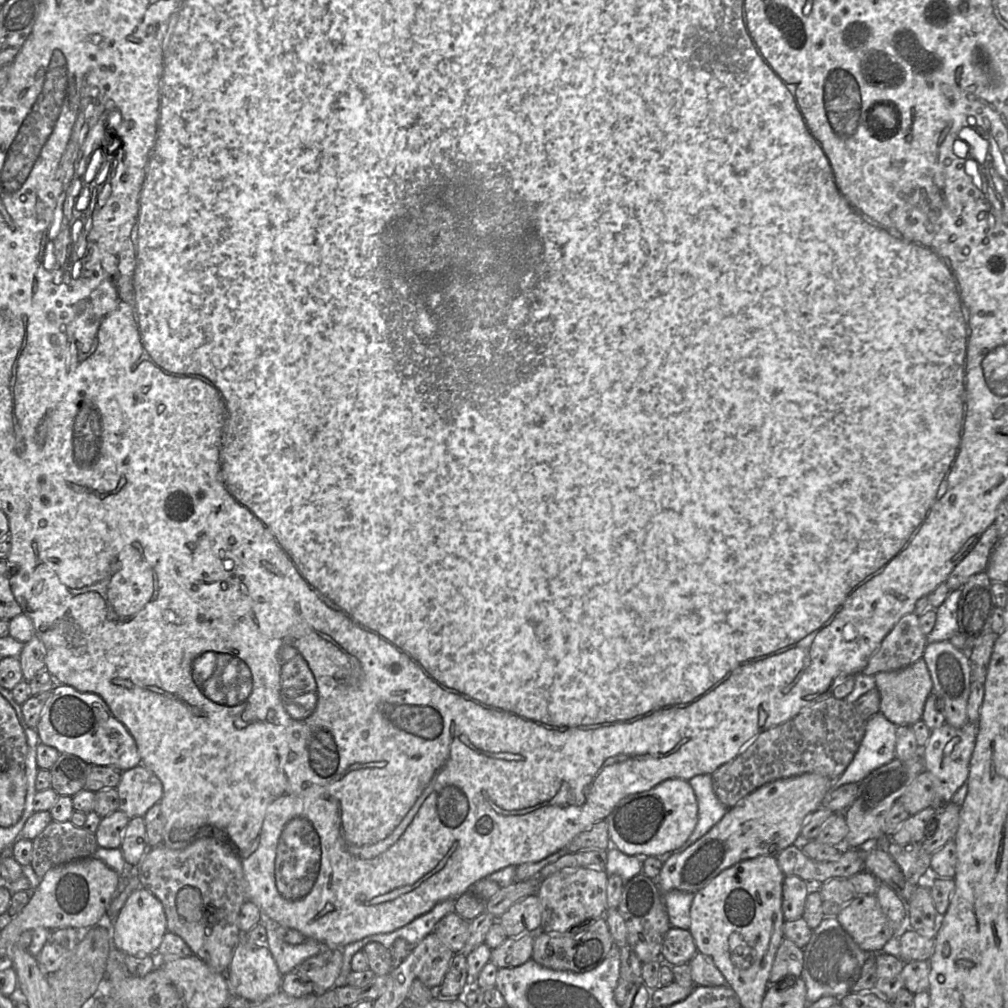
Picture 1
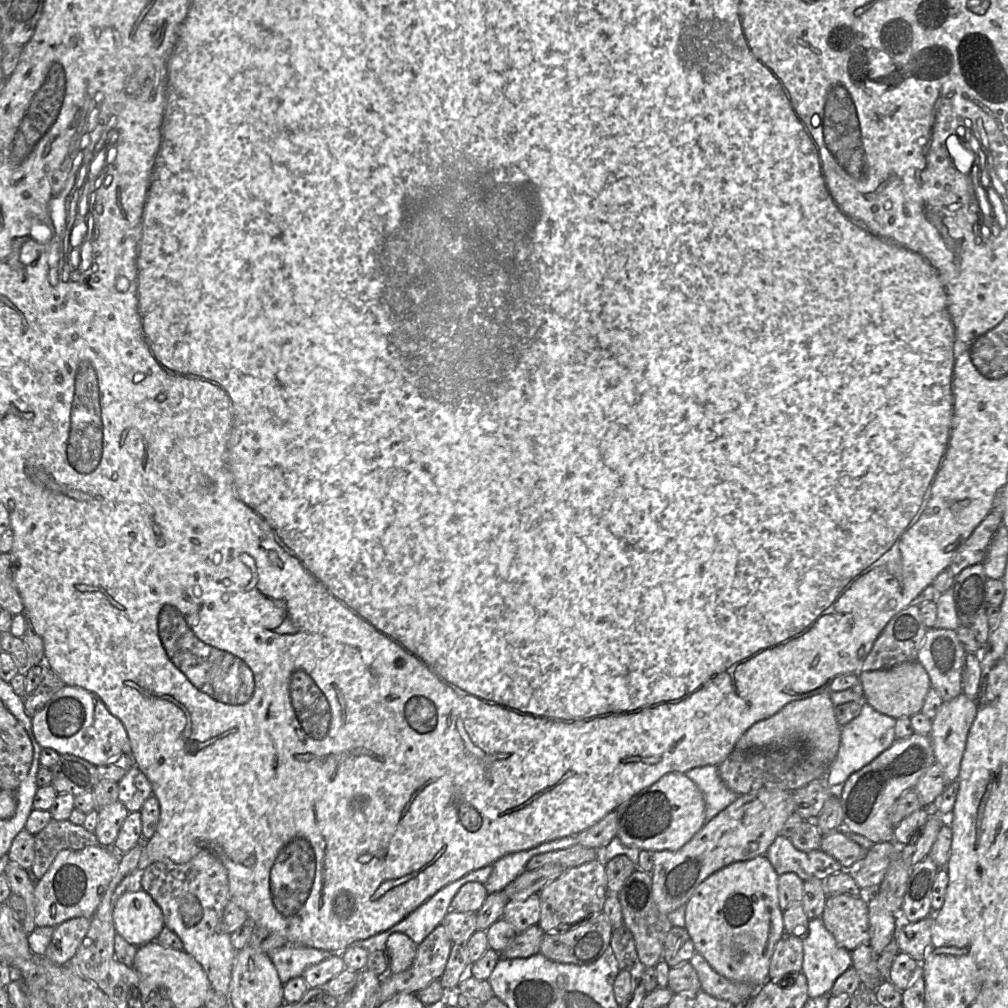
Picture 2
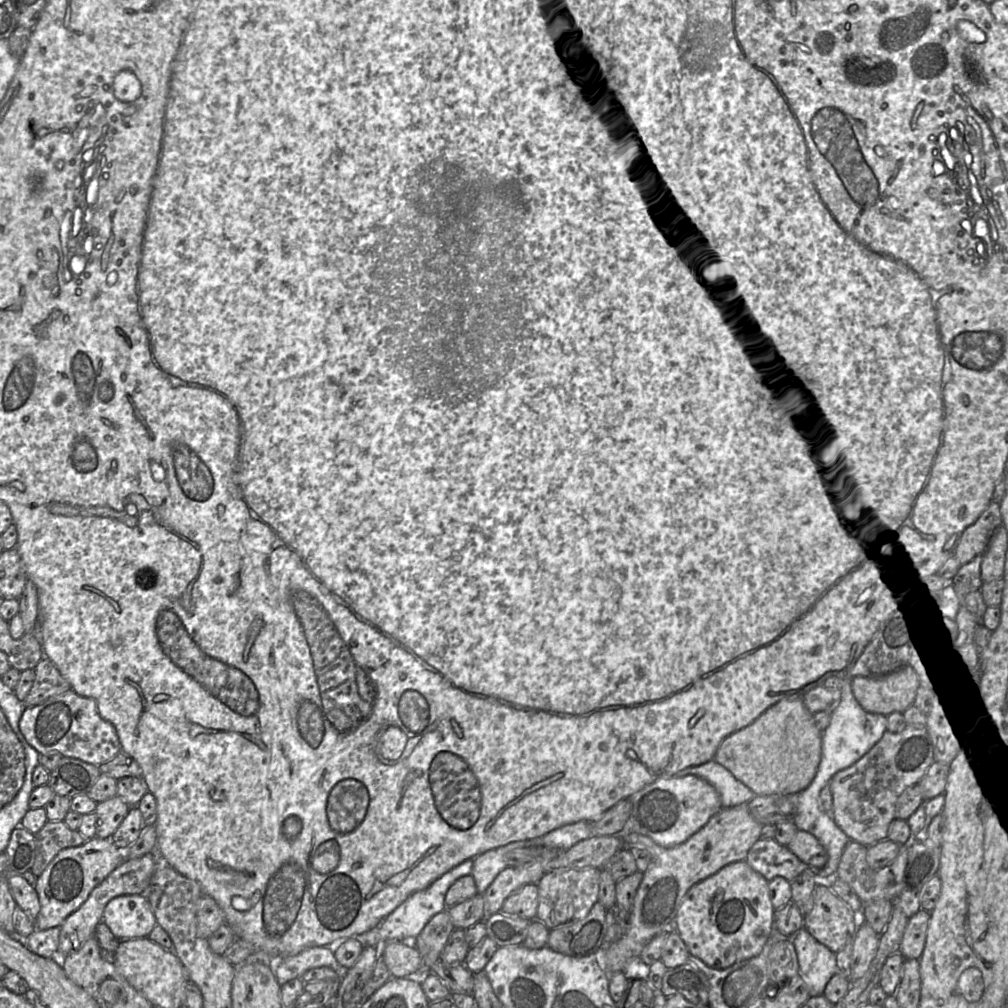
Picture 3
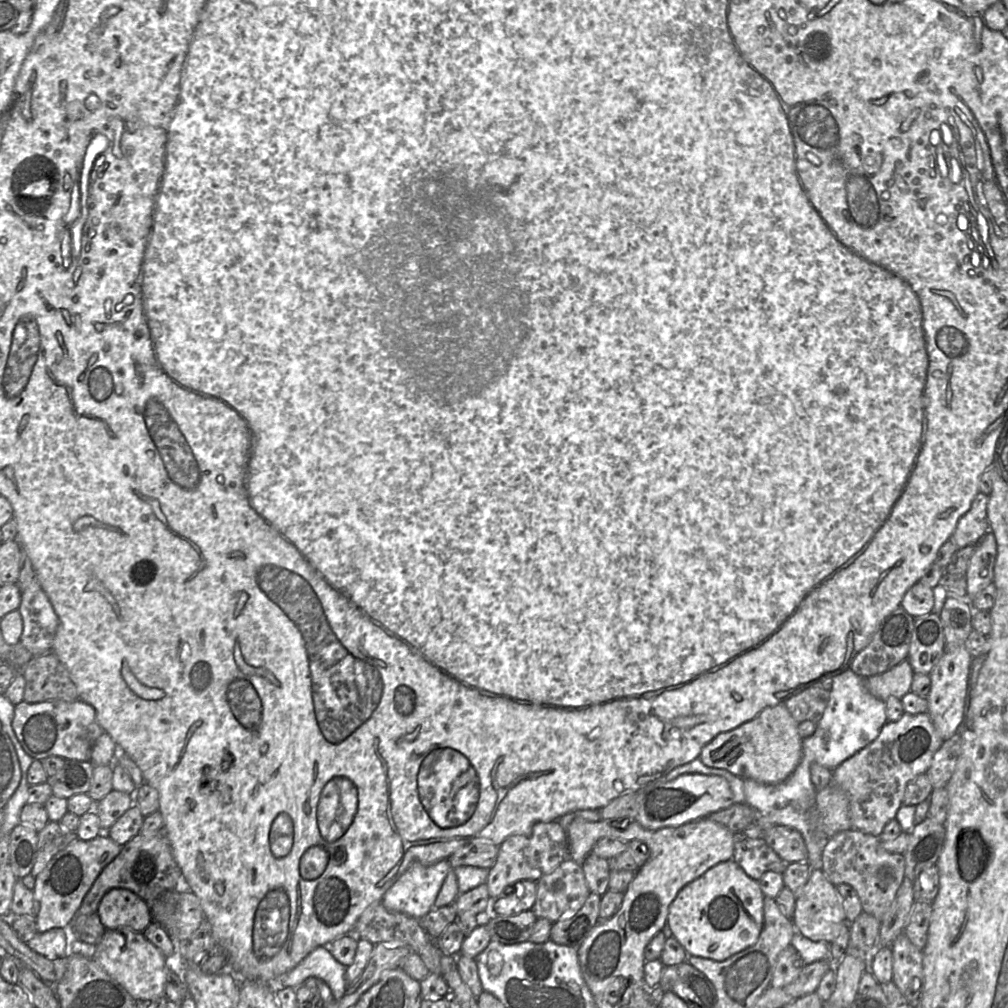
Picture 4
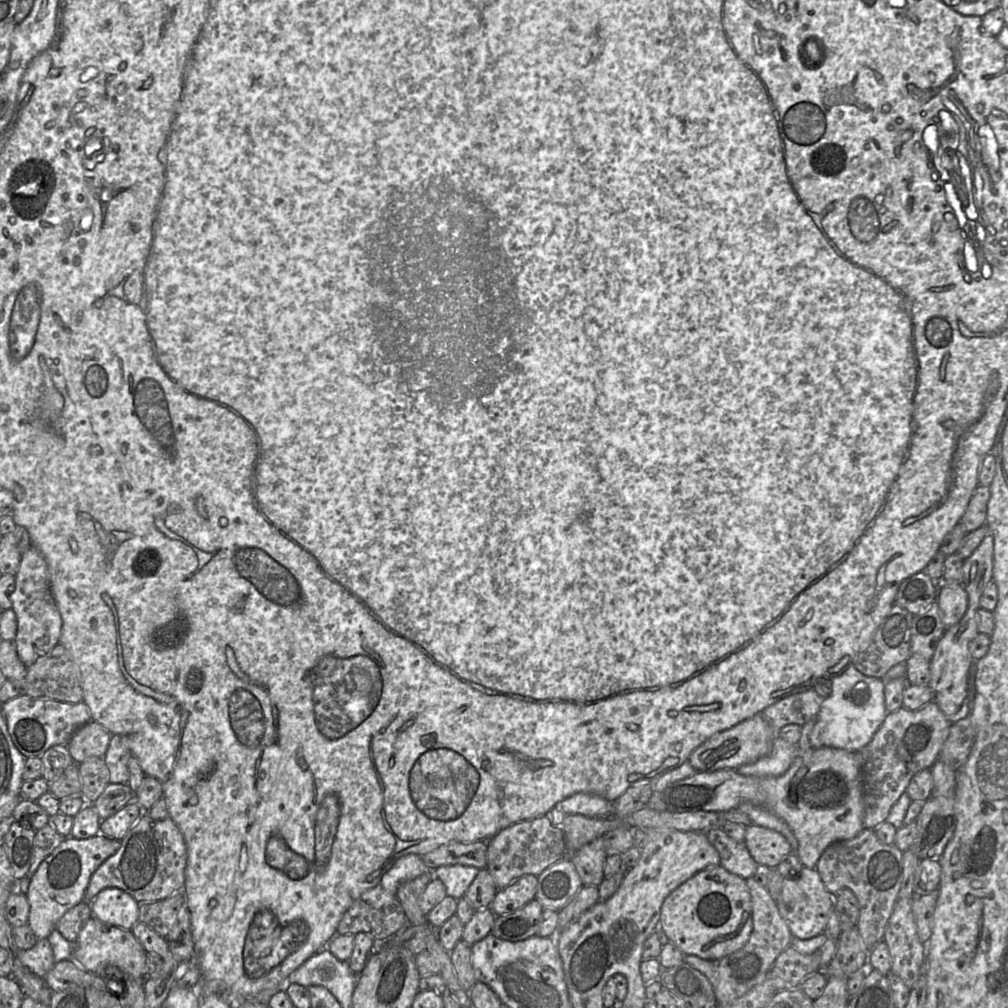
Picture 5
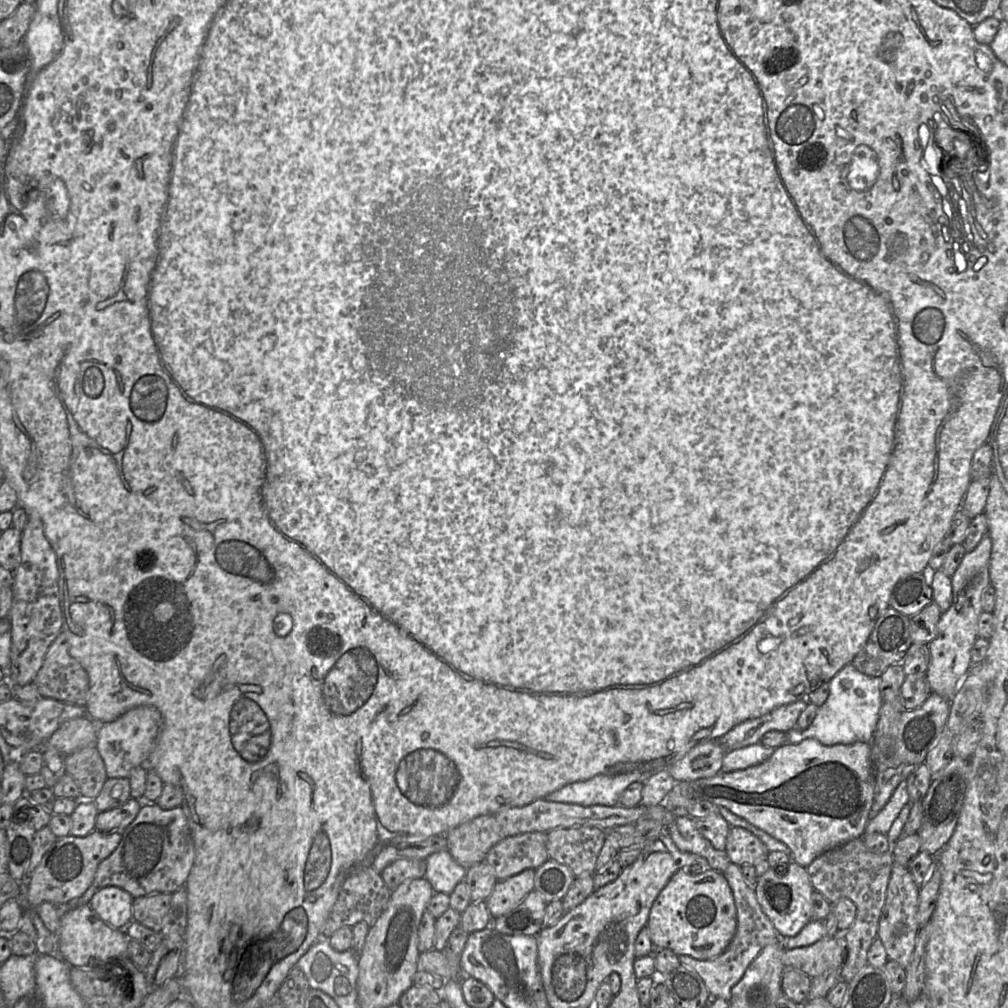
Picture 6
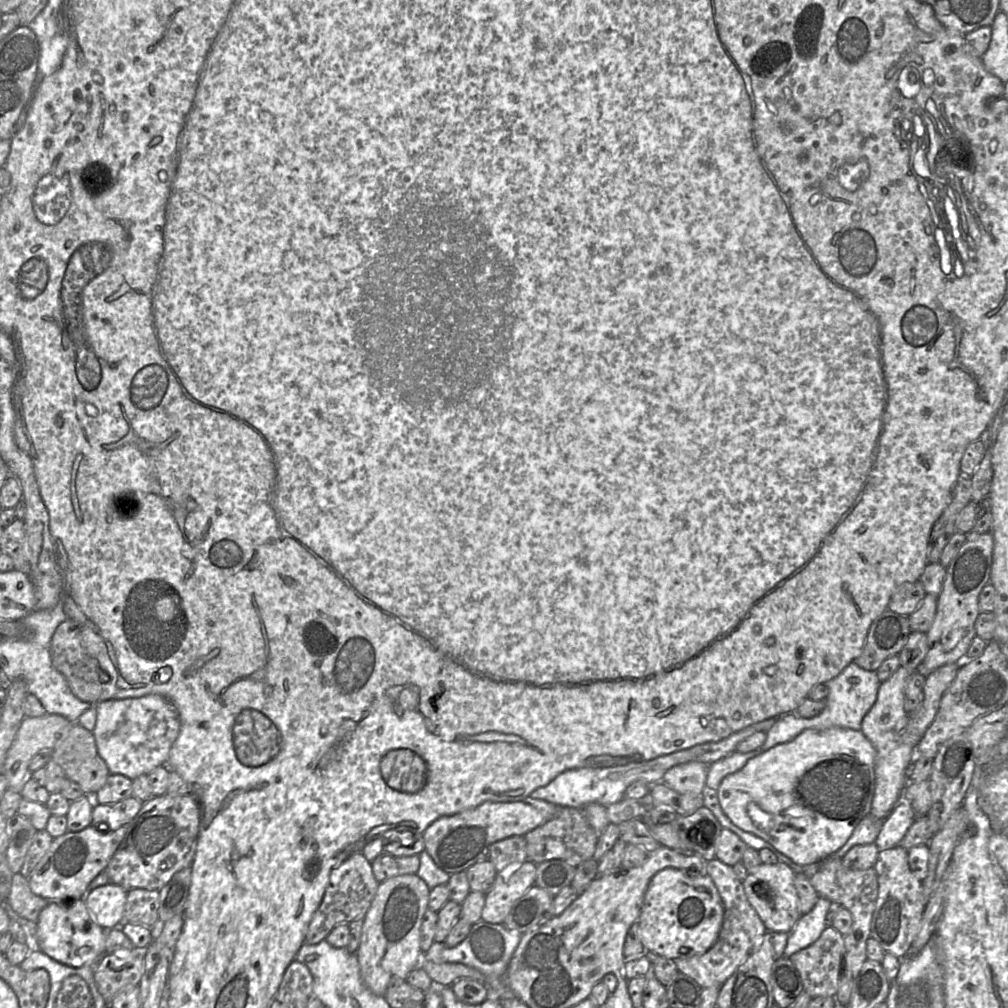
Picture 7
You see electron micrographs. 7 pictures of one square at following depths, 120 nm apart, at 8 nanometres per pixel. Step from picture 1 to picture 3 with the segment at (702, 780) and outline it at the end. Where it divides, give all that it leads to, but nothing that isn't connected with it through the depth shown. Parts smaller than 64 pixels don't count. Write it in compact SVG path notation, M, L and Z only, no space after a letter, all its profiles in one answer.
M715 760L687 767L674 776L686 775L698 776L713 785L719 793L722 808L746 804L755 796L748 786Z

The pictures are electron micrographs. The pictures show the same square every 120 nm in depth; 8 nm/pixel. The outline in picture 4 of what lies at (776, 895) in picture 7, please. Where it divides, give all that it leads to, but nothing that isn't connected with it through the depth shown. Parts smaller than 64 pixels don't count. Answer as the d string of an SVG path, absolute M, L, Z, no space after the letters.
M812 869L807 883L795 897L792 923L796 931L812 941L831 943L838 936L840 927L845 922L845 912L837 889L821 870Z

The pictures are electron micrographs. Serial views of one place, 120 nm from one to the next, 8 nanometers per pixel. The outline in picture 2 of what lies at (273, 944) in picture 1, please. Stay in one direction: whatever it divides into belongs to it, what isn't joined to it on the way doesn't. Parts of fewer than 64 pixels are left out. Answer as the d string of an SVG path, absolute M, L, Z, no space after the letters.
M288 944L267 953L274 964L282 984L290 979L301 976L311 965L317 964L333 953L303 945Z

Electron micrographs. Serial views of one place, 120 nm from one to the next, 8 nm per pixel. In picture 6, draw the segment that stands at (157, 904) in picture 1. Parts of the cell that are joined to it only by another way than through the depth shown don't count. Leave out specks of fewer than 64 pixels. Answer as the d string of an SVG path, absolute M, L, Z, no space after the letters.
M117 886L98 889L89 901L91 909L112 928L125 930L133 920L133 897Z

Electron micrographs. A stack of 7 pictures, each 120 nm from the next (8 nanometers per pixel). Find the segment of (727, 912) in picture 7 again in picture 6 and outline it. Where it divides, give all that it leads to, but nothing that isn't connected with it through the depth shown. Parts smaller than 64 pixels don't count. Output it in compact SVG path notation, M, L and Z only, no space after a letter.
M730 863L722 874L732 890L737 911L737 928L733 939L724 952L709 960L699 960L687 955L679 955L678 957L681 965L694 970L703 979L712 998L728 999L731 996L733 986L741 980L748 966L763 948L779 941L783 941L784 946L784 937L780 936L770 919L762 911L754 889L743 877L741 866Z

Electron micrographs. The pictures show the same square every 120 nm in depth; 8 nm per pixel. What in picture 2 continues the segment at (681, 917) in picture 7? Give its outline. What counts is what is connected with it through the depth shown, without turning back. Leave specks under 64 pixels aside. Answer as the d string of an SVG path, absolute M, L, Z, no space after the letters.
M765 855L732 863L705 879L685 904L685 929L695 951L711 968L725 978L761 988L768 981L770 959L775 945L784 934L783 911L778 898L779 875Z

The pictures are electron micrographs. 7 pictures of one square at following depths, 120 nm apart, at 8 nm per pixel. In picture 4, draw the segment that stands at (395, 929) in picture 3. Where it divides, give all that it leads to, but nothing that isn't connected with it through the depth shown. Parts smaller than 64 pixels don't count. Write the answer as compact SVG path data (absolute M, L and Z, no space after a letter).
M447 860L431 865L412 863L383 895L384 907L422 919L433 909L441 886L451 870Z

